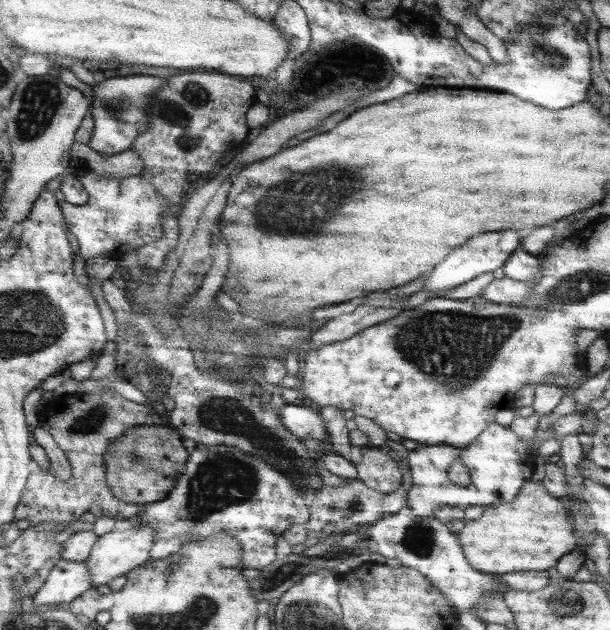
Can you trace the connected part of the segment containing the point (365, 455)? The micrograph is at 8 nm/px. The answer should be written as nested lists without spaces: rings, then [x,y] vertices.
[[[369,447],[360,452],[361,458],[354,463],[355,480],[363,483],[367,488],[379,491],[381,493],[393,492],[400,487],[401,475],[404,471],[402,466],[395,459],[380,451],[379,448]]]

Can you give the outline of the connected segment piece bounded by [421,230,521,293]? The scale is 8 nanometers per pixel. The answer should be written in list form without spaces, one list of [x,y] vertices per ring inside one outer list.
[[[501,230],[501,232],[487,232],[487,234],[475,234],[469,242],[461,244],[455,248],[451,254],[447,254],[435,268],[433,272],[423,280],[424,286],[421,290],[436,293],[441,289],[451,289],[458,287],[467,280],[475,278],[478,274],[493,272],[495,268],[501,268],[503,262],[509,258],[513,249],[519,246],[519,232],[513,230]]]

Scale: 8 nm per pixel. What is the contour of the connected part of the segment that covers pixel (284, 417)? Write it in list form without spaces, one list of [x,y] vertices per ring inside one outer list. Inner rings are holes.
[[[293,403],[283,404],[277,412],[279,412],[280,422],[282,422],[284,428],[300,440],[324,441],[327,438],[324,421],[310,407],[297,406]]]

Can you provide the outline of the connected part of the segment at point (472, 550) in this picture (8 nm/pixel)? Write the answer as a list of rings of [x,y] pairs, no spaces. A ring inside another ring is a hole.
[[[537,473],[521,484],[511,502],[487,506],[485,514],[481,514],[477,520],[465,522],[463,528],[456,533],[456,539],[459,540],[460,550],[463,551],[468,565],[478,572],[495,574],[498,577],[523,570],[547,571],[551,566],[555,566],[563,554],[569,554],[576,546],[575,538],[567,526],[567,522],[571,524],[571,520],[565,520],[565,516],[567,514],[563,512],[563,506],[557,500],[553,500],[553,496],[543,488]]]

